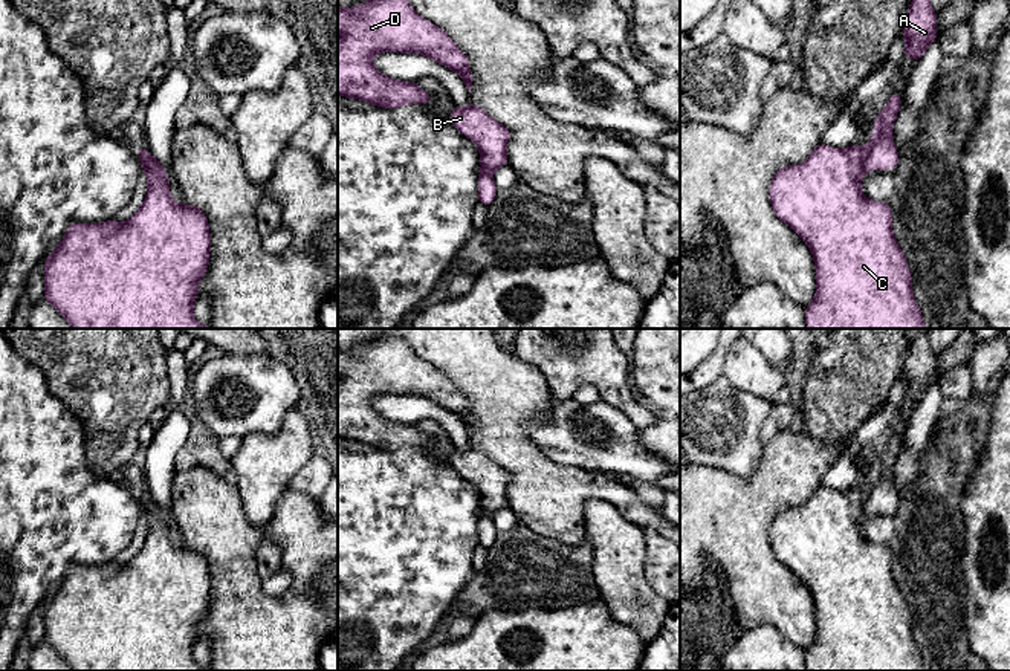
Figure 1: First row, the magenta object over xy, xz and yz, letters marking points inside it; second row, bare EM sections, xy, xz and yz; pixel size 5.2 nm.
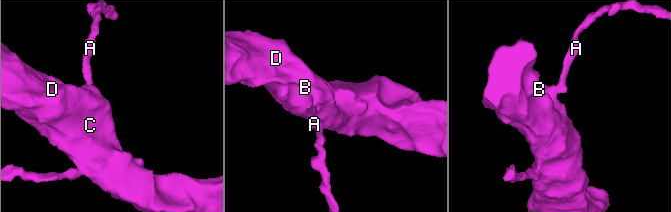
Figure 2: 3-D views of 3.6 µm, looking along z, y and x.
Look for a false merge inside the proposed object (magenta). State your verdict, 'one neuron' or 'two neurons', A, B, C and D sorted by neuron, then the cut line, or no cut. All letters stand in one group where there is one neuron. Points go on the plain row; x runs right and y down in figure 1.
two neurons; A / B C D; cut in yz along (862, 491), (862, 506), (868, 512)

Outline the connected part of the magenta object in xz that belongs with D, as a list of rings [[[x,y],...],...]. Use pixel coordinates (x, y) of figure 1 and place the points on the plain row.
[[[382,335],[354,350],[338,347],[338,439],[382,451],[431,445],[416,425],[388,420],[374,410],[373,399],[382,394],[420,396],[454,413],[468,434],[474,426],[466,397],[402,338]]]

